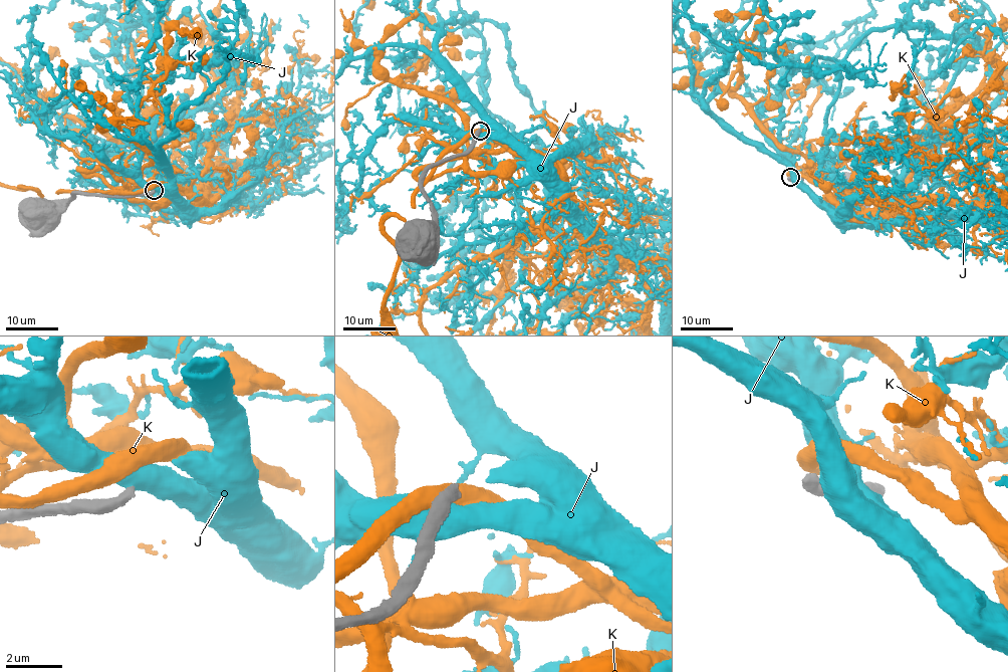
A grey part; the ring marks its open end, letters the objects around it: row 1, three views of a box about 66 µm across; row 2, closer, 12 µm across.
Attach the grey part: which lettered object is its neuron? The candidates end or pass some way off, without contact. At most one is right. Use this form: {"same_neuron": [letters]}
{"same_neuron": []}

